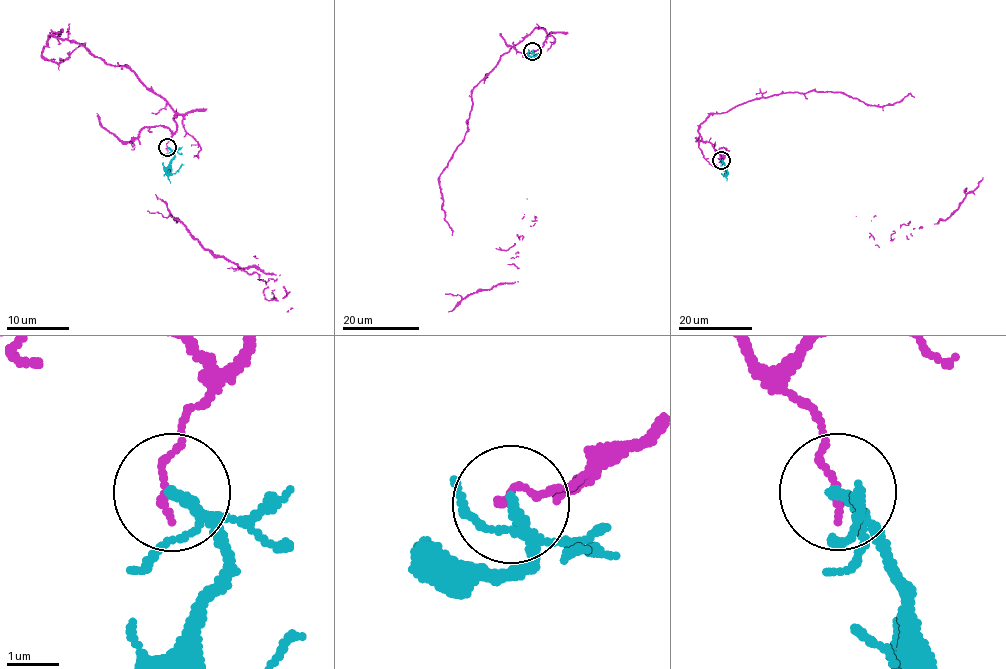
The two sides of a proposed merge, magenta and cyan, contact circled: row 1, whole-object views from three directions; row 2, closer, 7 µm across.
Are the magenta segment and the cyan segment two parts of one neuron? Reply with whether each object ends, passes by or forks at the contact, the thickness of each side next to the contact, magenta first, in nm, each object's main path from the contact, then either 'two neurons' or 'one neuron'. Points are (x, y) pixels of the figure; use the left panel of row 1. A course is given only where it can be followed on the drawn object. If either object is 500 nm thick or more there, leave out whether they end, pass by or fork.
magenta ends there; cyan passes by; 120 nm thick on the magenta side, 170 nm on the other; magenta runs (167, 147), (162, 98), (49, 36), (57, 62), (84, 44), (227, 268), (267, 299), (284, 285); cyan runs (167, 147), (173, 155), (172, 172), (174, 174), (184, 164); two neurons

